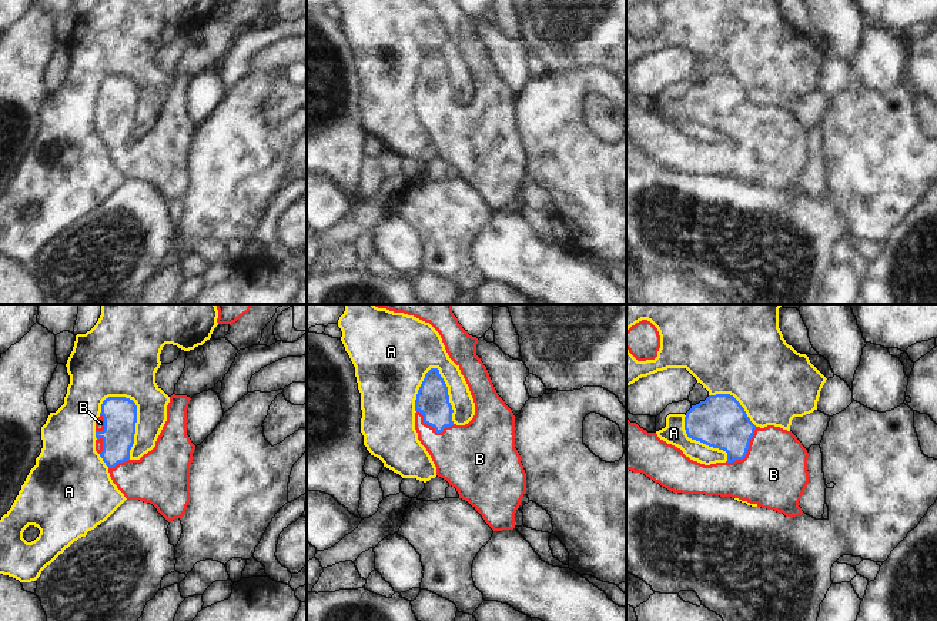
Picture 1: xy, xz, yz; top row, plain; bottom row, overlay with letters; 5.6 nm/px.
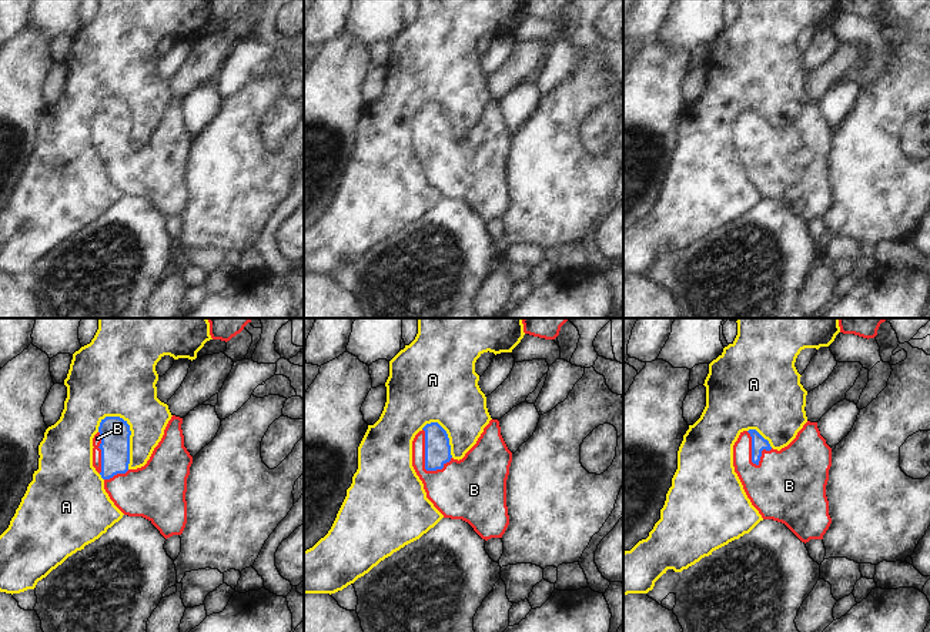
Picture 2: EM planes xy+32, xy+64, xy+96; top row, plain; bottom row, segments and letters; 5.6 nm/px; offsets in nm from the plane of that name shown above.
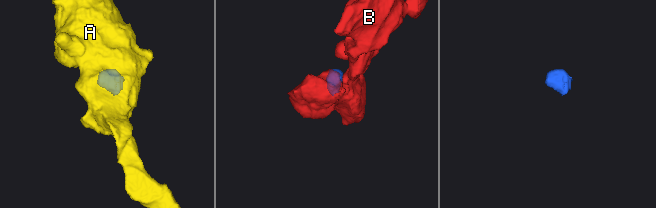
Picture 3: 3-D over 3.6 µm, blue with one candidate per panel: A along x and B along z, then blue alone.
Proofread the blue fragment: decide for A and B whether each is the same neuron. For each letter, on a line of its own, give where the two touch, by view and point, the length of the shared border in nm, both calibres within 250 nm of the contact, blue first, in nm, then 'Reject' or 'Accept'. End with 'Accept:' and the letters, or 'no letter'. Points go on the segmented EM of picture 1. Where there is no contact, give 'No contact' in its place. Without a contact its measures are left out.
A: Touches blue at xz (447, 393). Shared border 340 nm. Thickness 190 nm (blue) against 190 nm. Reject
B: Touches blue at yz (748, 448). Shared border 260 nm. Thickness 300 nm (blue) against 380 nm. Accept
Accept: B.

